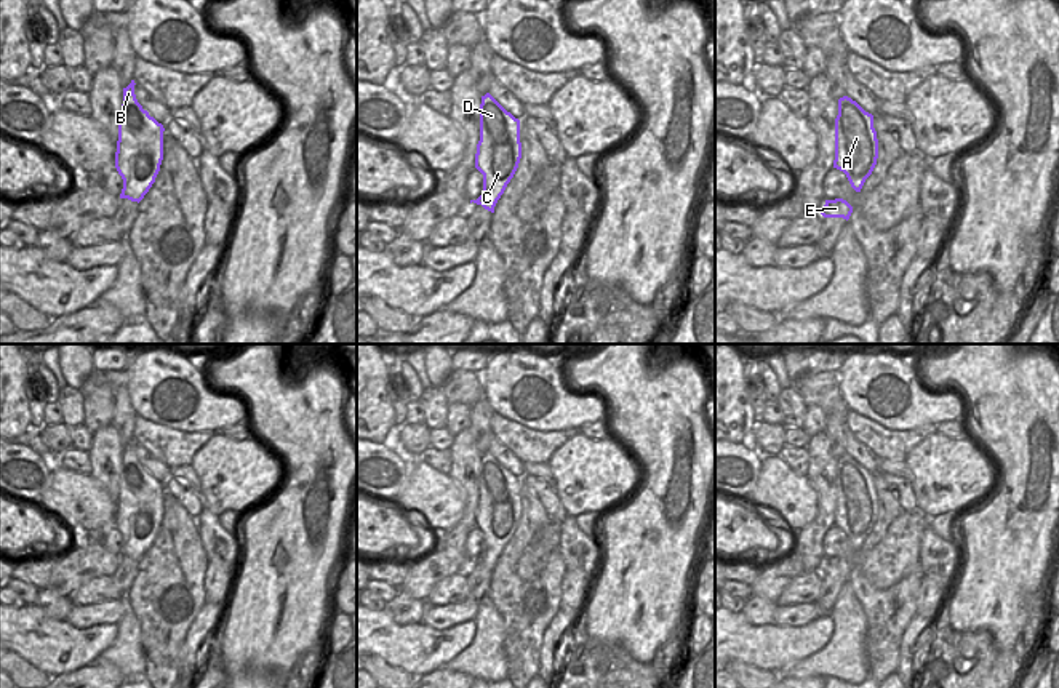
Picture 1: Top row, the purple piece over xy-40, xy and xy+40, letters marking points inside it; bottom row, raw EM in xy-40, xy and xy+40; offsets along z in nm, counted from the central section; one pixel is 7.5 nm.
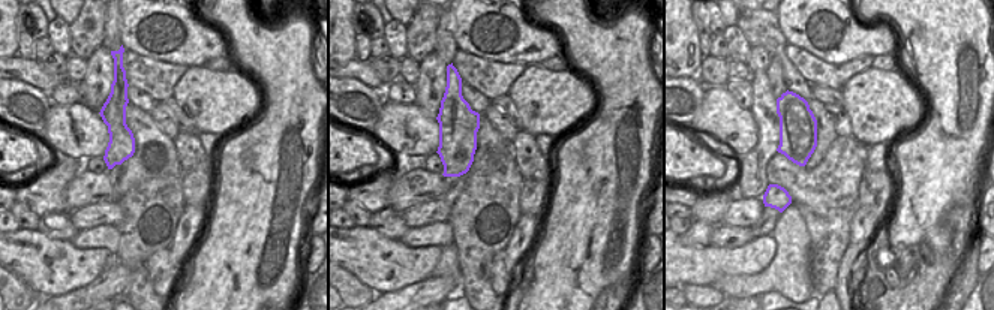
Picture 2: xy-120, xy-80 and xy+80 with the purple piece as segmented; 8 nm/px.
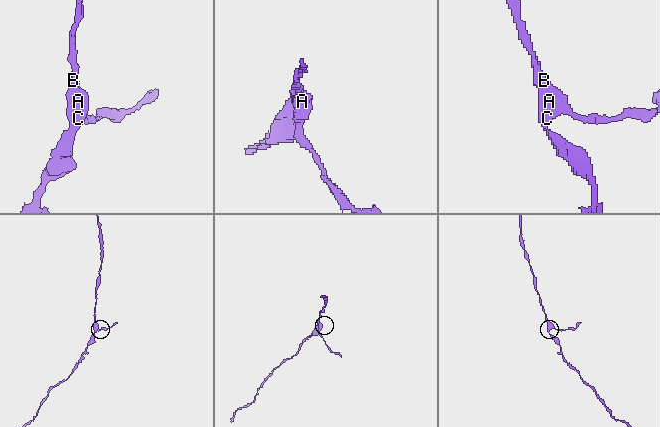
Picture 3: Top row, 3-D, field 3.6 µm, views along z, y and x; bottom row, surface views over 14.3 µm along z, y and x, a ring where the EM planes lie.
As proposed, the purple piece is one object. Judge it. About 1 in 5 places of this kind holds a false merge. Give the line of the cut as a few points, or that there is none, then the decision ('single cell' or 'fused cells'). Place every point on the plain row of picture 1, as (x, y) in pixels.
no cut; single cell

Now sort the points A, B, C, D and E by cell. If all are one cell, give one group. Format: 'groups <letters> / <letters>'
groups A B C D E

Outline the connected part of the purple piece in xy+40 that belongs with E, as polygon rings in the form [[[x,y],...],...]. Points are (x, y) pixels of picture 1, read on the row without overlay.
[[[843,557],[825,558],[825,563],[821,568],[824,576],[843,576],[846,579],[849,578],[851,571],[853,565]]]

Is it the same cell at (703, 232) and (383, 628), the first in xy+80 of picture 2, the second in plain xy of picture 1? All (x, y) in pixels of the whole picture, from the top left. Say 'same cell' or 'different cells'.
different cells

